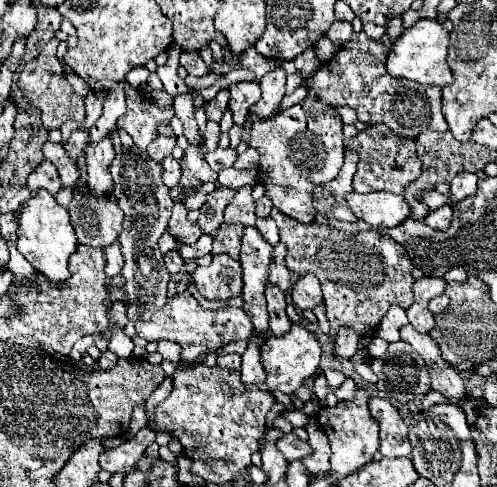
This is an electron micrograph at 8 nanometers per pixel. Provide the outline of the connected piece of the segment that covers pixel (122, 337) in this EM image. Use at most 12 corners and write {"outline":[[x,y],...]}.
{"outline":[[120,325],[108,337],[116,357],[132,357],[134,343]]}

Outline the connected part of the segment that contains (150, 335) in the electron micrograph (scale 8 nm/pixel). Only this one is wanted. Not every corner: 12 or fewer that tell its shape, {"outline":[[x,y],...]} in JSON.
{"outline":[[188,291],[150,319],[136,321],[148,341],[170,339],[180,361],[196,363],[254,327],[236,307],[204,309]]}

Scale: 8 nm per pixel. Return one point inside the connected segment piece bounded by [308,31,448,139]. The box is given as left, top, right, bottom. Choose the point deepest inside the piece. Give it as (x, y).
(357, 77)

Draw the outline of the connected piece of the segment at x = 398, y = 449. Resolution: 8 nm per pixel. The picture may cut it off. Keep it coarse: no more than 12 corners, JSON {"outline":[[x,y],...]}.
{"outline":[[370,397],[380,453],[410,459],[408,427],[388,399]]}

